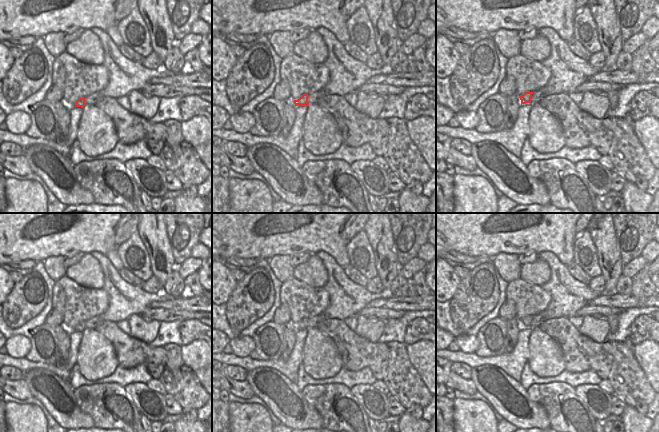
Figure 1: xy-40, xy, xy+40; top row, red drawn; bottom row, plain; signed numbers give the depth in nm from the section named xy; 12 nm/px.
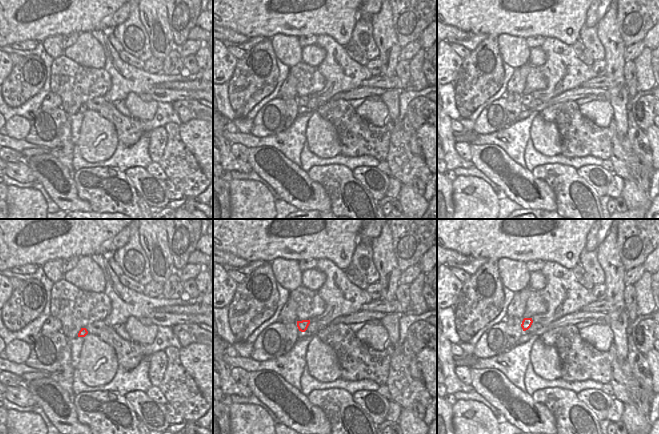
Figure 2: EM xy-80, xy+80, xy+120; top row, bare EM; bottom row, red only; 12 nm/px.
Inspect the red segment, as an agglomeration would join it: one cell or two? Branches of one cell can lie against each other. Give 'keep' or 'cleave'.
keep

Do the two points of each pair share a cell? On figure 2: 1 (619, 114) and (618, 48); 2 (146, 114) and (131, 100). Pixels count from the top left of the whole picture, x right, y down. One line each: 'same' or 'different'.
1: same
2: same

